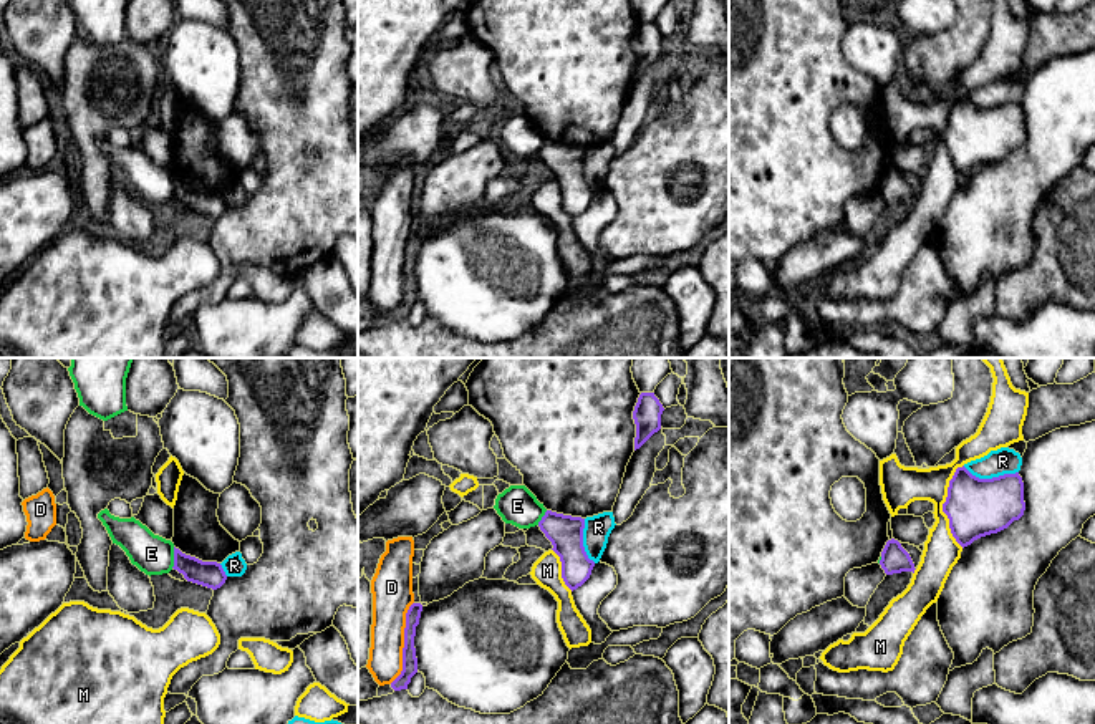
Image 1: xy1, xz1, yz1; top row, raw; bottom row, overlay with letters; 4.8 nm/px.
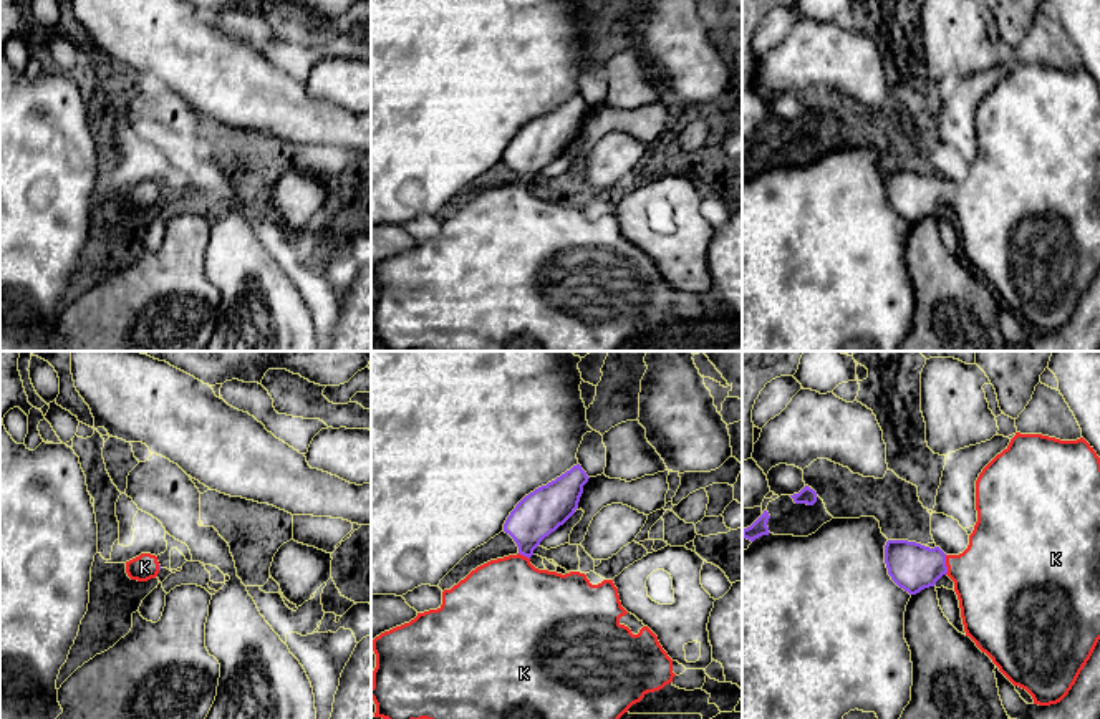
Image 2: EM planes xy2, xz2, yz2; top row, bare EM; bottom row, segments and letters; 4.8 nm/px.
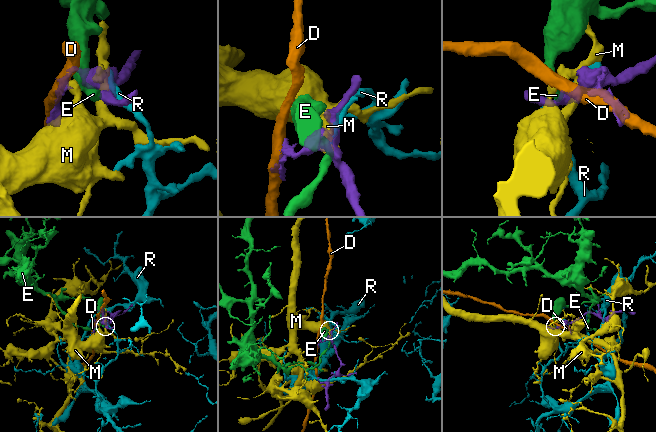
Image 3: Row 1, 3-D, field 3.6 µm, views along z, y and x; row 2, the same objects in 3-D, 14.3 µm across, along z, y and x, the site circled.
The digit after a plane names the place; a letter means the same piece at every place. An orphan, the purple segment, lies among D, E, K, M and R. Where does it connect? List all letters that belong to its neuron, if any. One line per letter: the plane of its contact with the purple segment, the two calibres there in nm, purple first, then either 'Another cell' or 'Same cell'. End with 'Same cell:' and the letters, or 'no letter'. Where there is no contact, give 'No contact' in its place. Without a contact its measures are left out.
D: Touches purple in xz1. Thickness 80 nm (purple) against 190 nm. Another cell
E: Touches purple in xy1. Thickness 130 nm (purple) against 190 nm. Another cell
K: Touches purple in yz2. Thickness 240 nm (purple) against 400 nm. Same cell
M: Touches purple in yz1. Thickness 280 nm (purple) against 190 nm. Another cell
R: Touches purple in yz1. Thickness 280 nm (purple) against 130 nm. Another cell
Same cell: K

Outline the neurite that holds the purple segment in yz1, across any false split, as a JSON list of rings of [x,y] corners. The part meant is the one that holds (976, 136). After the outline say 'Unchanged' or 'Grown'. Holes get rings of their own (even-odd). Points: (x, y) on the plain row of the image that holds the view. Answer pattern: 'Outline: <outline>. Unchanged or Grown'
Outline: [[[964,94],[949,109],[943,133],[951,162],[962,177],[1007,157],[1024,139],[1024,111],[1019,101],[979,108]]]. Unchanged

